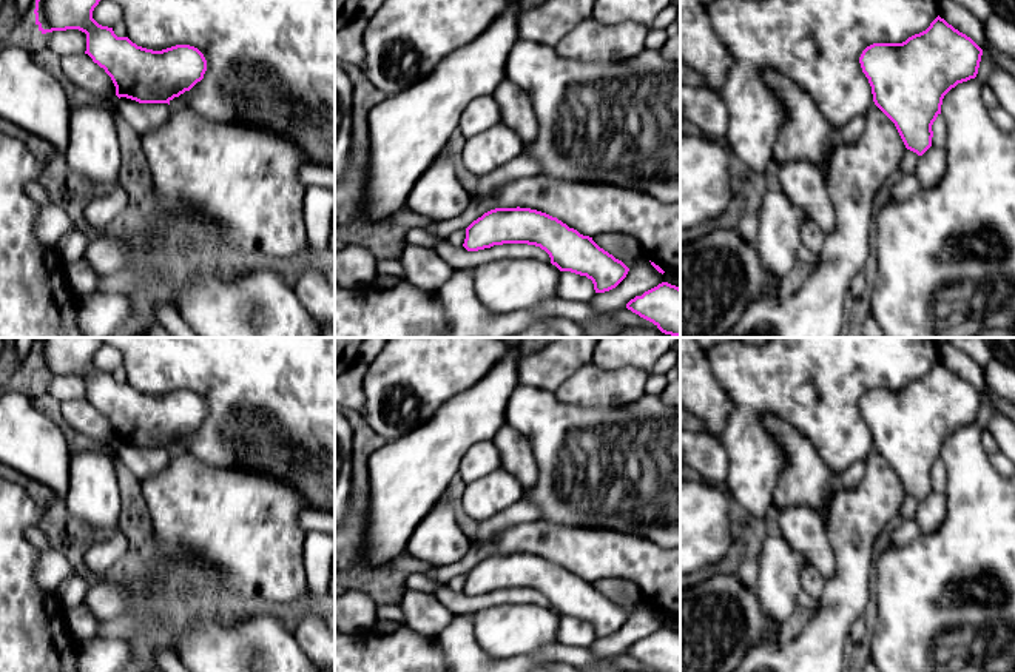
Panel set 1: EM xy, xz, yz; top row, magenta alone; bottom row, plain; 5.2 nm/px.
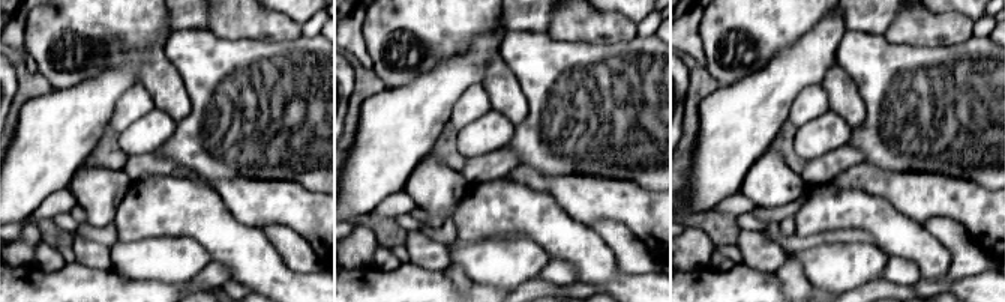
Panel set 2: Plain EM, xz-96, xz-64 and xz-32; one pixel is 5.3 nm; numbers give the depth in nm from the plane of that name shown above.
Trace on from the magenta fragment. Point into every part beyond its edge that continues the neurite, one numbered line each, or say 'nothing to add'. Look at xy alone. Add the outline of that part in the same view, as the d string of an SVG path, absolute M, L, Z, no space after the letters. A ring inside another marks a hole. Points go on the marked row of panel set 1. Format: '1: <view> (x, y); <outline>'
nothing to add

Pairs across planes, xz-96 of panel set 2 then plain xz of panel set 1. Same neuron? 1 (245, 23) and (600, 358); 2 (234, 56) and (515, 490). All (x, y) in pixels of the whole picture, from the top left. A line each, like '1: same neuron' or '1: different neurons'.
1: different neurons
2: different neurons

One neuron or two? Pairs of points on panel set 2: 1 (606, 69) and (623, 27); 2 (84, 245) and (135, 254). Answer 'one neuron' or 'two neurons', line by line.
1: two neurons
2: two neurons

